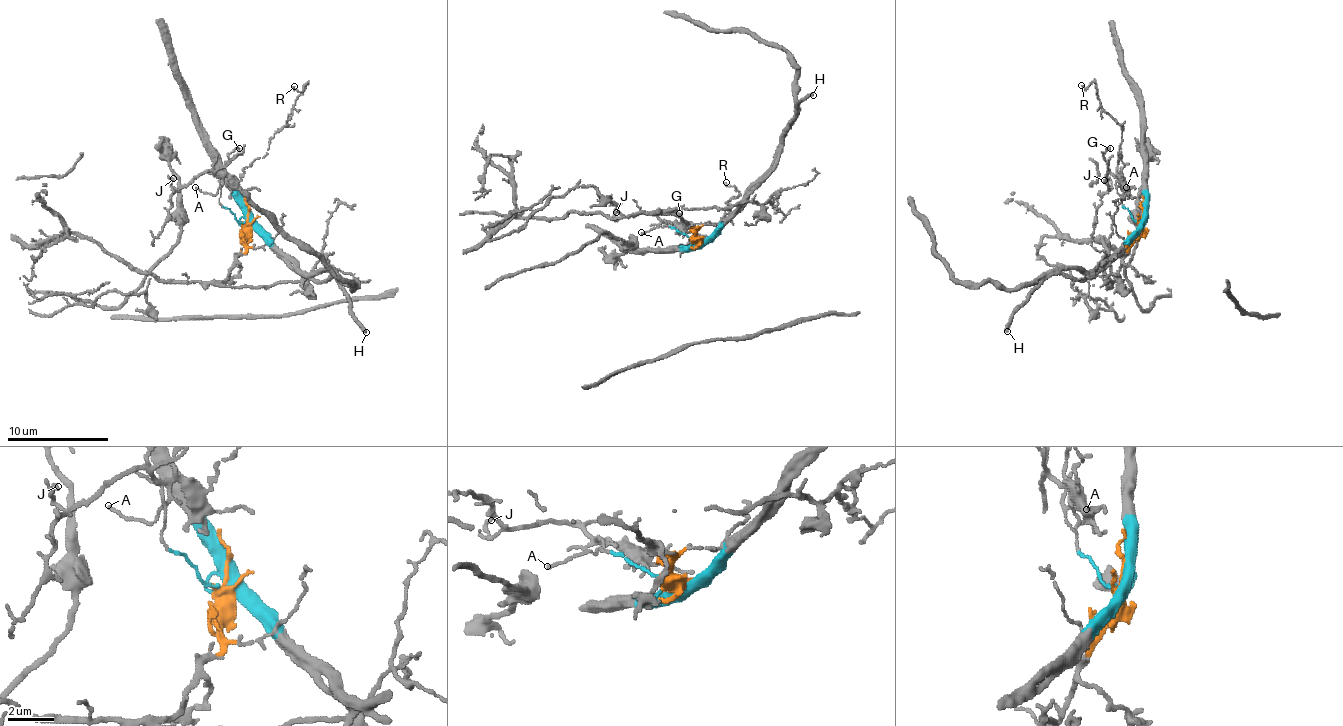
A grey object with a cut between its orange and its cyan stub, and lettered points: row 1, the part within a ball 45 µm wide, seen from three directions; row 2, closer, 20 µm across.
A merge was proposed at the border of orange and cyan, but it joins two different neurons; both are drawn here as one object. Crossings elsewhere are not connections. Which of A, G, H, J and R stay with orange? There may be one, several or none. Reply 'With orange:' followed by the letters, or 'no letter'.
With orange: no letter

